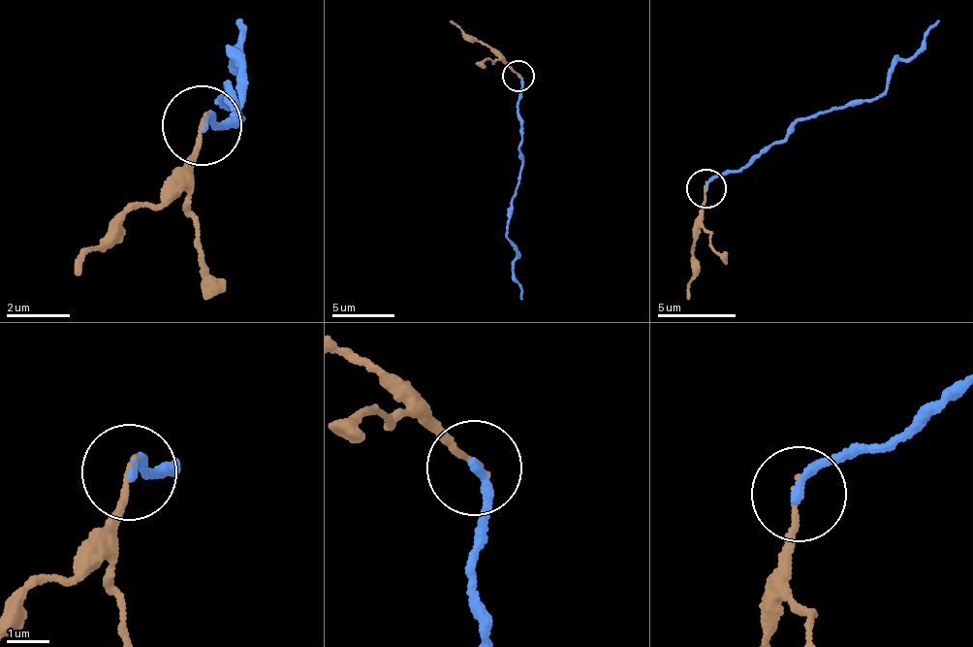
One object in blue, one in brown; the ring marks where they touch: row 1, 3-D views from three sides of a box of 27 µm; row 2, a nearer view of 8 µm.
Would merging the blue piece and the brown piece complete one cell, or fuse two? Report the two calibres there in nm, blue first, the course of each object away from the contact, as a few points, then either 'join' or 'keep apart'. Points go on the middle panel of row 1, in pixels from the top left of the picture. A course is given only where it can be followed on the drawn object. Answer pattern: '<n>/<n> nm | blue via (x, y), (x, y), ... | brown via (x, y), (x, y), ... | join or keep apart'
190/120 nm | blue via (519, 77), (520, 171), (507, 228), (517, 249), (513, 271), (522, 284), (519, 299) | brown via (519, 77), (500, 56), (450, 19) | keep apart

